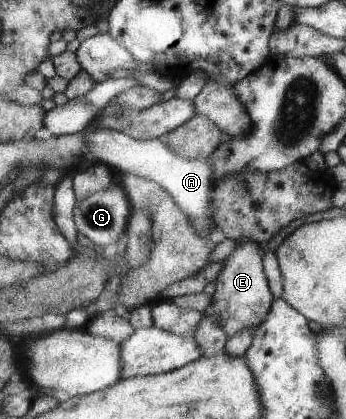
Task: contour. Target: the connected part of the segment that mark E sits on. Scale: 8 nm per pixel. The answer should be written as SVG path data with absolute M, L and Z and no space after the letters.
M244 238L239 240L238 244L239 247L225 261L225 266L215 281L216 290L212 297L213 301L204 311L204 314L220 324L228 337L233 337L250 327L260 326L272 311L272 305L276 299L265 277L263 255L261 255L262 245Z

